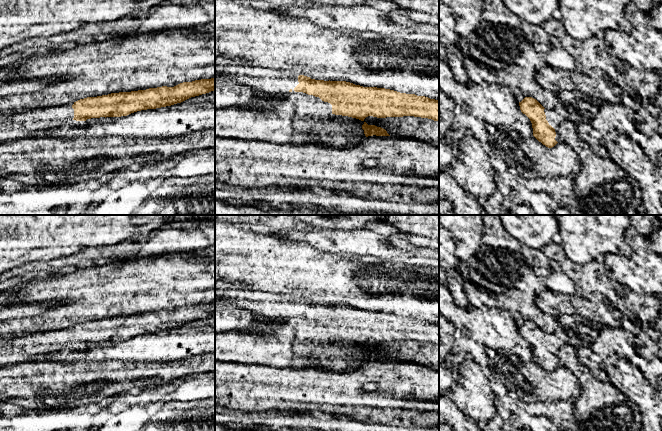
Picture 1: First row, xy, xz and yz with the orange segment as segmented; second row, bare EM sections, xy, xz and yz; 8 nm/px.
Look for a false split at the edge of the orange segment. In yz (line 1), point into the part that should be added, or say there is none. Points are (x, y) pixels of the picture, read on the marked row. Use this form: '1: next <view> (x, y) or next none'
1: next yz (575, 106)

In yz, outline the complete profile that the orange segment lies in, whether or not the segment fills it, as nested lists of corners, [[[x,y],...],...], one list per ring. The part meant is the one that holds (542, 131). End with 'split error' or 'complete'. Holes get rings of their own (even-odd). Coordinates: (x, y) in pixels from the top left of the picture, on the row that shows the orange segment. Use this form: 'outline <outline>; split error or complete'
outline [[[564,90],[557,96],[558,103],[553,110],[544,108],[532,97],[525,97],[519,102],[521,112],[532,123],[533,136],[548,148],[560,141],[557,129],[563,120],[578,126],[590,121],[599,111],[584,93],[577,90]]]; split error

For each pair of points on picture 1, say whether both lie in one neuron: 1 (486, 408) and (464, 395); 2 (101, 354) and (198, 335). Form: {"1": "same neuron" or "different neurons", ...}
{"1": "same neuron", "2": "same neuron"}

